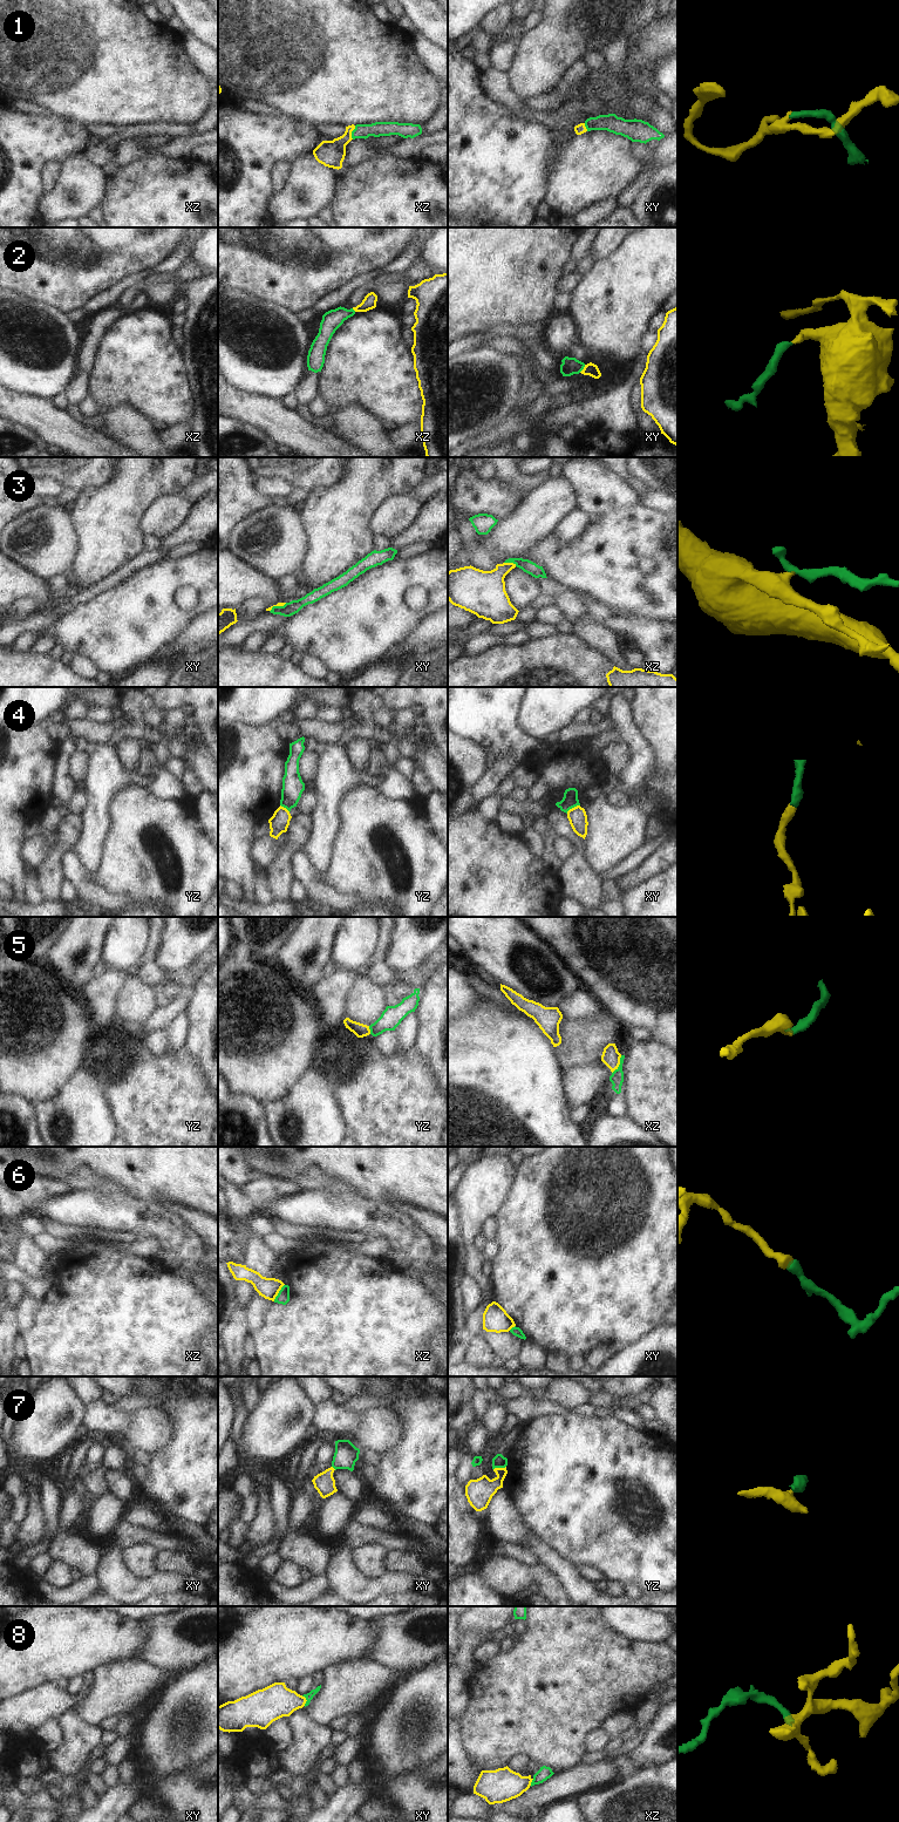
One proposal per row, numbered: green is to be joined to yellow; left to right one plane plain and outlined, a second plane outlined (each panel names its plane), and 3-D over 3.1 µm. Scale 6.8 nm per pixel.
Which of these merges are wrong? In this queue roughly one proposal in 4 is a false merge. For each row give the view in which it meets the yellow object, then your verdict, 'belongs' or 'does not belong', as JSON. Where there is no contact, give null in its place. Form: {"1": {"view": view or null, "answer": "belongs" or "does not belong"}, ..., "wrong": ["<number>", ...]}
{"1": {"view": "xz", "answer": "belongs"}, "2": {"view": "xy", "answer": "belongs"}, "3": {"view": "xz", "answer": "does not belong"}, "4": {"view": "xy", "answer": "does not belong"}, "5": {"view": "xz", "answer": "belongs"}, "6": {"view": "xz", "answer": "does not belong"}, "7": {"view": "yz", "answer": "does not belong"}, "8": {"view": "xy", "answer": "belongs"}, "wrong": ["3", "4", "6", "7"]}

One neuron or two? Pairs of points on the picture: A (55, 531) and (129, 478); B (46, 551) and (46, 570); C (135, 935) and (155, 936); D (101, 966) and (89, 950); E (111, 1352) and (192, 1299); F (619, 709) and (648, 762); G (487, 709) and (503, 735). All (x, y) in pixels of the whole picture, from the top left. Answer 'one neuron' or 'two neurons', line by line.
A: two neurons
B: one neuron
C: two neurons
D: two neurons
E: one neuron
F: one neuron
G: one neuron

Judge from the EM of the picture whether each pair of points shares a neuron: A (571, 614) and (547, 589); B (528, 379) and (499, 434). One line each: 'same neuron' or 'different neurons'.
A: same neuron
B: same neuron

